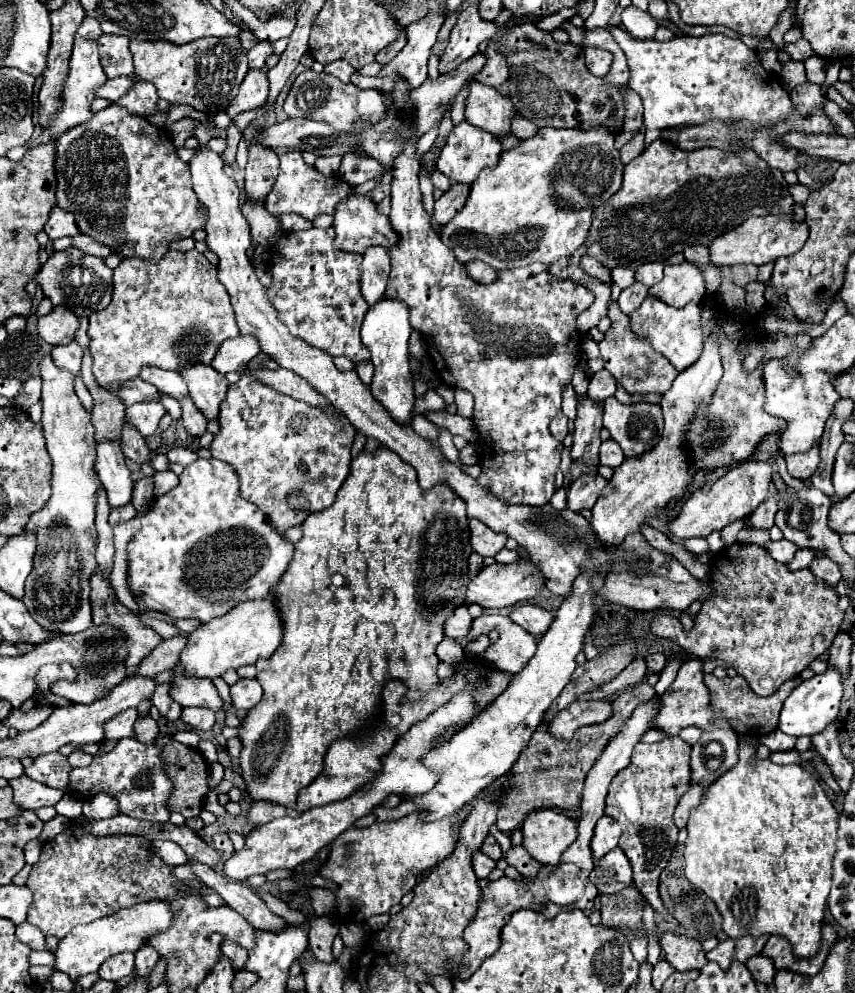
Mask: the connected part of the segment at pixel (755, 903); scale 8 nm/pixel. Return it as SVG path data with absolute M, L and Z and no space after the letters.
M741 740L739 742L739 760L733 768L729 768L719 780L709 784L701 796L701 804L691 810L689 822L687 822L687 840L685 840L685 876L689 882L693 882L697 888L701 888L719 908L723 914L723 930L729 938L739 938L739 936L761 936L761 934L779 934L785 936L793 944L795 956L813 956L817 954L821 946L821 922L825 914L825 904L827 896L831 890L831 862L835 854L835 838L837 838L837 810L829 802L825 790L821 788L819 780L815 782L813 774L805 770L803 766L791 764L791 766L779 766L773 764L769 758L761 760L757 758L757 742L753 740Z

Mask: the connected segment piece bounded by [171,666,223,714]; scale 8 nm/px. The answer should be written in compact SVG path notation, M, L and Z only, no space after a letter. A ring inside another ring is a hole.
M173 668L175 678L171 682L171 698L177 700L181 706L197 706L213 710L215 714L223 710L223 700L217 694L217 688L211 680L187 678L183 676L183 668Z

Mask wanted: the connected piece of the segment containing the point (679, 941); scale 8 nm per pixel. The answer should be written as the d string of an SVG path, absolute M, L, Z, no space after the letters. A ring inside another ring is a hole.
M663 932L659 944L665 952L665 960L679 972L701 970L707 964L705 950L695 938L681 936L675 932Z

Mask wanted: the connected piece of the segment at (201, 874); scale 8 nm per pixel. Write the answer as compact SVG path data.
M187 860L185 862L193 874L209 888L213 888L215 892L219 892L219 896L231 906L235 908L245 920L249 920L253 924L253 928L261 928L261 930L281 930L285 924L283 918L279 918L277 914L273 914L265 902L245 884L245 882L233 882L227 880L225 876L217 874L213 868L207 868L195 860Z

